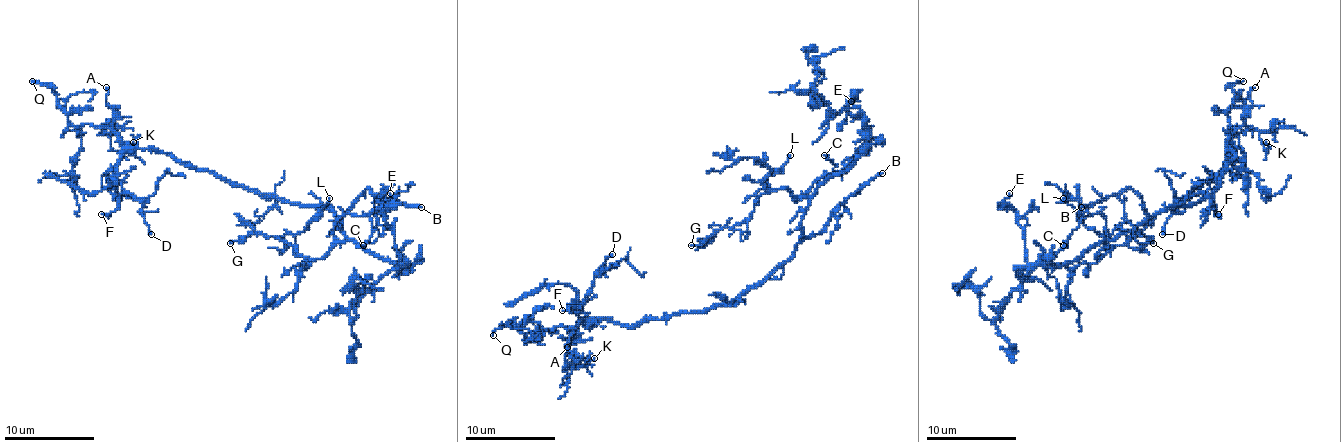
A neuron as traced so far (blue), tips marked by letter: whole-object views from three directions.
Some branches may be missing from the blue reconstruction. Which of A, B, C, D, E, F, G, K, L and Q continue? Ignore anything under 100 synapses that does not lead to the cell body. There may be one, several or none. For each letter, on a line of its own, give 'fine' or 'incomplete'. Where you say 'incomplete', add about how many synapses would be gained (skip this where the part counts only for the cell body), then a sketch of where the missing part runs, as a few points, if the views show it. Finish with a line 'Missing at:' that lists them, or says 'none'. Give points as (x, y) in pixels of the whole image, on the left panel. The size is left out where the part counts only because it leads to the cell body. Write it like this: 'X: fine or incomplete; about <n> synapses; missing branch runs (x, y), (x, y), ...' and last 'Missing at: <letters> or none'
A: fine
B: incomplete
C: fine
D: fine
E: fine
F: fine
G: fine
K: fine
L: fine
Q: fine
Missing at: B

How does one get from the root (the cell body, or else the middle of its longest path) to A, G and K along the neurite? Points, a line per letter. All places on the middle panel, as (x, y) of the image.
A: (776, 265), (734, 299), (704, 310), (630, 326), (587, 319), (567, 347)
G: (776, 265), (792, 254), (808, 205), (788, 189), (765, 191), (747, 218), (691, 245)
K: (776, 265), (734, 299), (704, 310), (630, 326), (587, 319), (574, 331), (567, 351), (585, 360), (594, 358)

